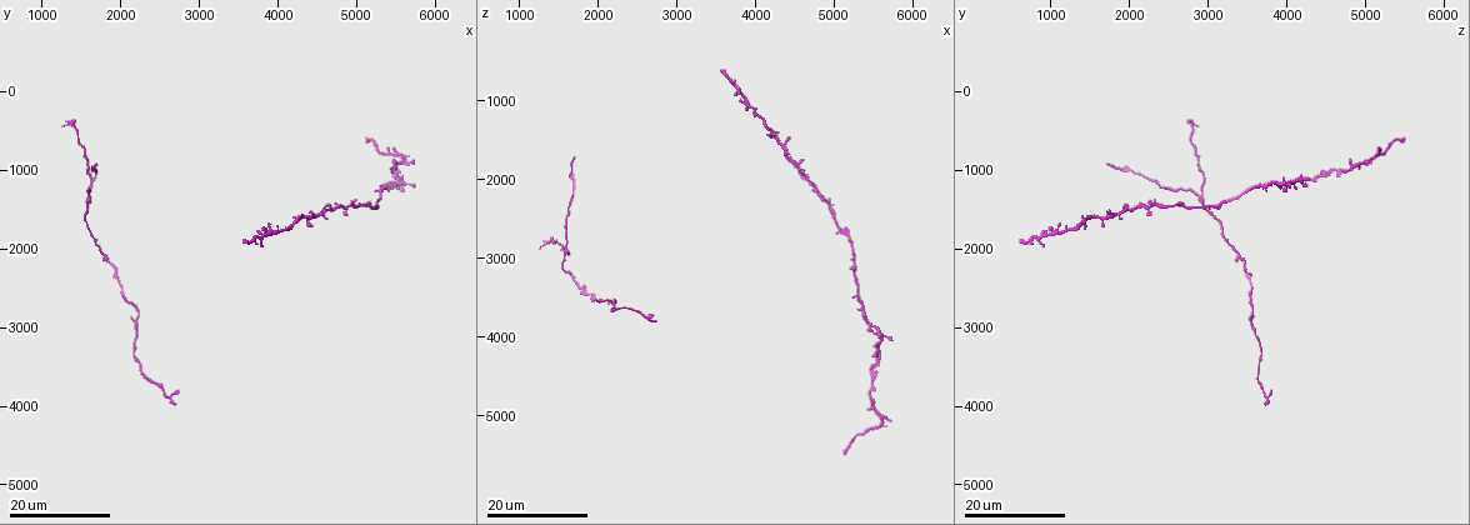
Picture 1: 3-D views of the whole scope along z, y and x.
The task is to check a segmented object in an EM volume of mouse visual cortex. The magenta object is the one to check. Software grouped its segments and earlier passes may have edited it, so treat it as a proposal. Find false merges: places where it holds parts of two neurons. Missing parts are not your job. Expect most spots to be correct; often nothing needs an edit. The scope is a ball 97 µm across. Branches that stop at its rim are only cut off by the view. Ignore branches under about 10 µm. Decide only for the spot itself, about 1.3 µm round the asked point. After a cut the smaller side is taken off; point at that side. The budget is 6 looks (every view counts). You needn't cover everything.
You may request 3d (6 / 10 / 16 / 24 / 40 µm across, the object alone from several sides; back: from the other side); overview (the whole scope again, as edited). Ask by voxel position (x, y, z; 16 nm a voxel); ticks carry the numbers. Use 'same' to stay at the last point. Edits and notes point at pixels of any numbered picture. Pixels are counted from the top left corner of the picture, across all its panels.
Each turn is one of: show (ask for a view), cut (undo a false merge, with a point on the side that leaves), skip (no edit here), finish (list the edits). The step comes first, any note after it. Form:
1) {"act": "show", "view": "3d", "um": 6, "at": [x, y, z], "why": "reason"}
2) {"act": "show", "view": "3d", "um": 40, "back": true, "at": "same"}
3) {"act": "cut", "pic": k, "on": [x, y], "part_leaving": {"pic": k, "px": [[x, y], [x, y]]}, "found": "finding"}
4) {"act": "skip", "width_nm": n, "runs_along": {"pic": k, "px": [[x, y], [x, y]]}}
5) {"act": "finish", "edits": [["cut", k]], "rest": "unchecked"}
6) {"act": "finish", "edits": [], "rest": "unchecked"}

{"act": "show", "view": "3d", "um": 24, "at": [2200, 2950, 3550], "why": "thick turns thin"}

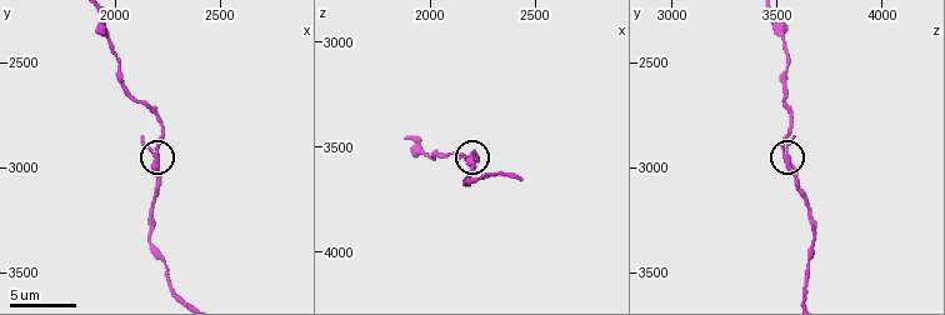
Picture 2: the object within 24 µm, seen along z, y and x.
{"act": "show", "view": "3d", "um": 6, "at": [2210, 2900, 3530]}

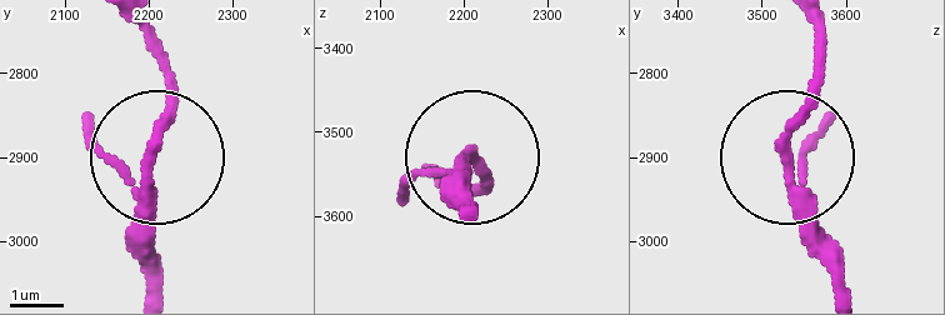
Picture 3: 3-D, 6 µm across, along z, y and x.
{"act": "skip", "runs_along": {"pic": 3, "px": [[130, 24], [170, 91], [144, 185], [144, 293]]}, "found": "all the same neuron"}

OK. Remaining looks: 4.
{"act": "show", "view": "3d", "um": 16, "at": [1950, 2250, 3500], "why": "thick turns thin"}

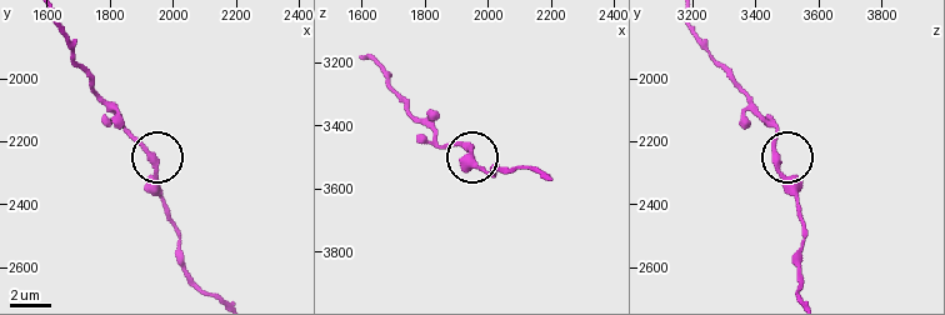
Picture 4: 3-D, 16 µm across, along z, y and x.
{"act": "show", "view": "3d", "um": 6, "at": [1940, 2250, 3460]}

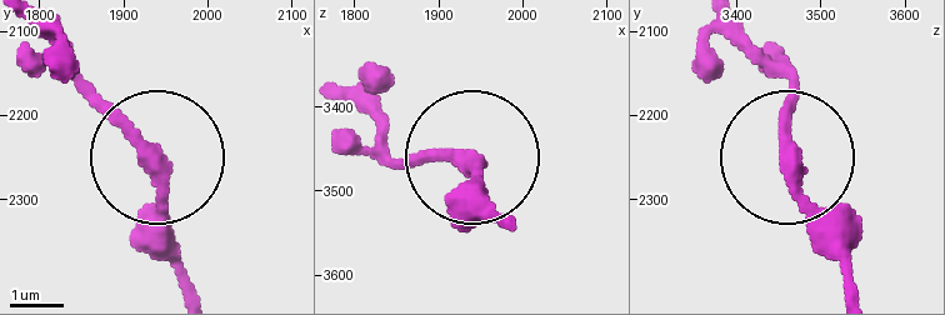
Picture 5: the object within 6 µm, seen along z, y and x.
{"act": "skip", "width_nm": 290, "runs_along": {"pic": 5, "px": [[744, 33], [793, 86], [793, 194], [846, 256]]}, "found": "continuous, no second neuron"}

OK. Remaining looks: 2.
{"act": "show", "view": "3d", "um": 24, "at": [1600, 1350, 2900], "why": "branch point"}

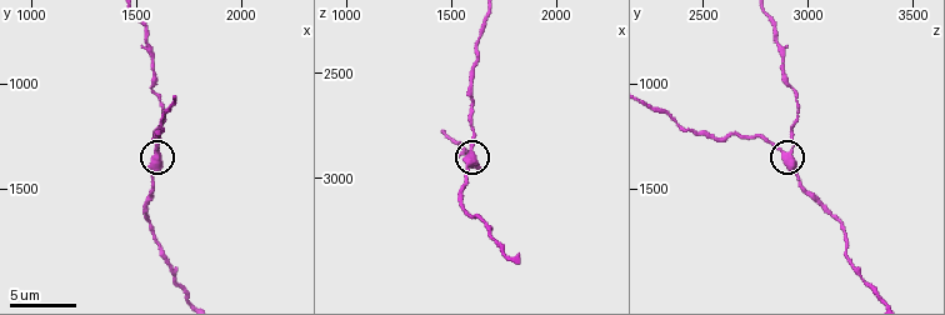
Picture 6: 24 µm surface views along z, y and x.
{"act": "show", "view": "3d", "um": 10, "at": [1610, 1340, 2920]}

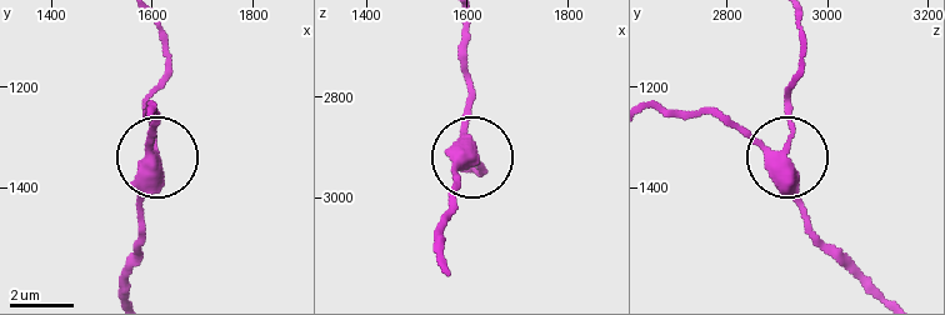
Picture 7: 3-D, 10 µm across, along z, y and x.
{"act": "skip", "runs_along": {"pic": 7, "px": [[153, 111], [153, 154], [161, 76]]}, "found": "one neuron here"}

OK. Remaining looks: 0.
{"act": "finish", "edits": [], "rest": "unchecked"}

